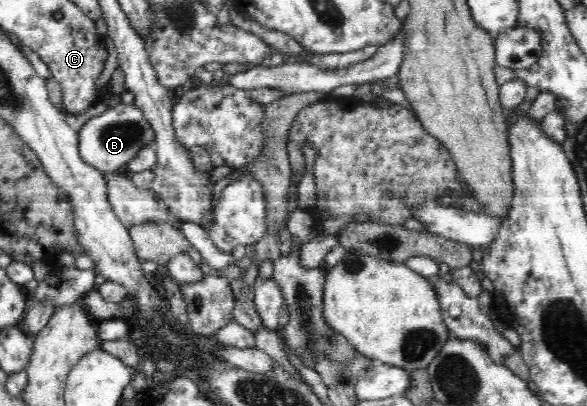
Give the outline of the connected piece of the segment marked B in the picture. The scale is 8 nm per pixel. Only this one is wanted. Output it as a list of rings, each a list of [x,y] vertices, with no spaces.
[[[119,103],[108,107],[98,116],[86,121],[79,132],[79,150],[86,164],[104,172],[125,171],[127,165],[140,153],[143,146],[155,142],[154,129],[146,121],[142,109],[135,108],[134,103]]]

